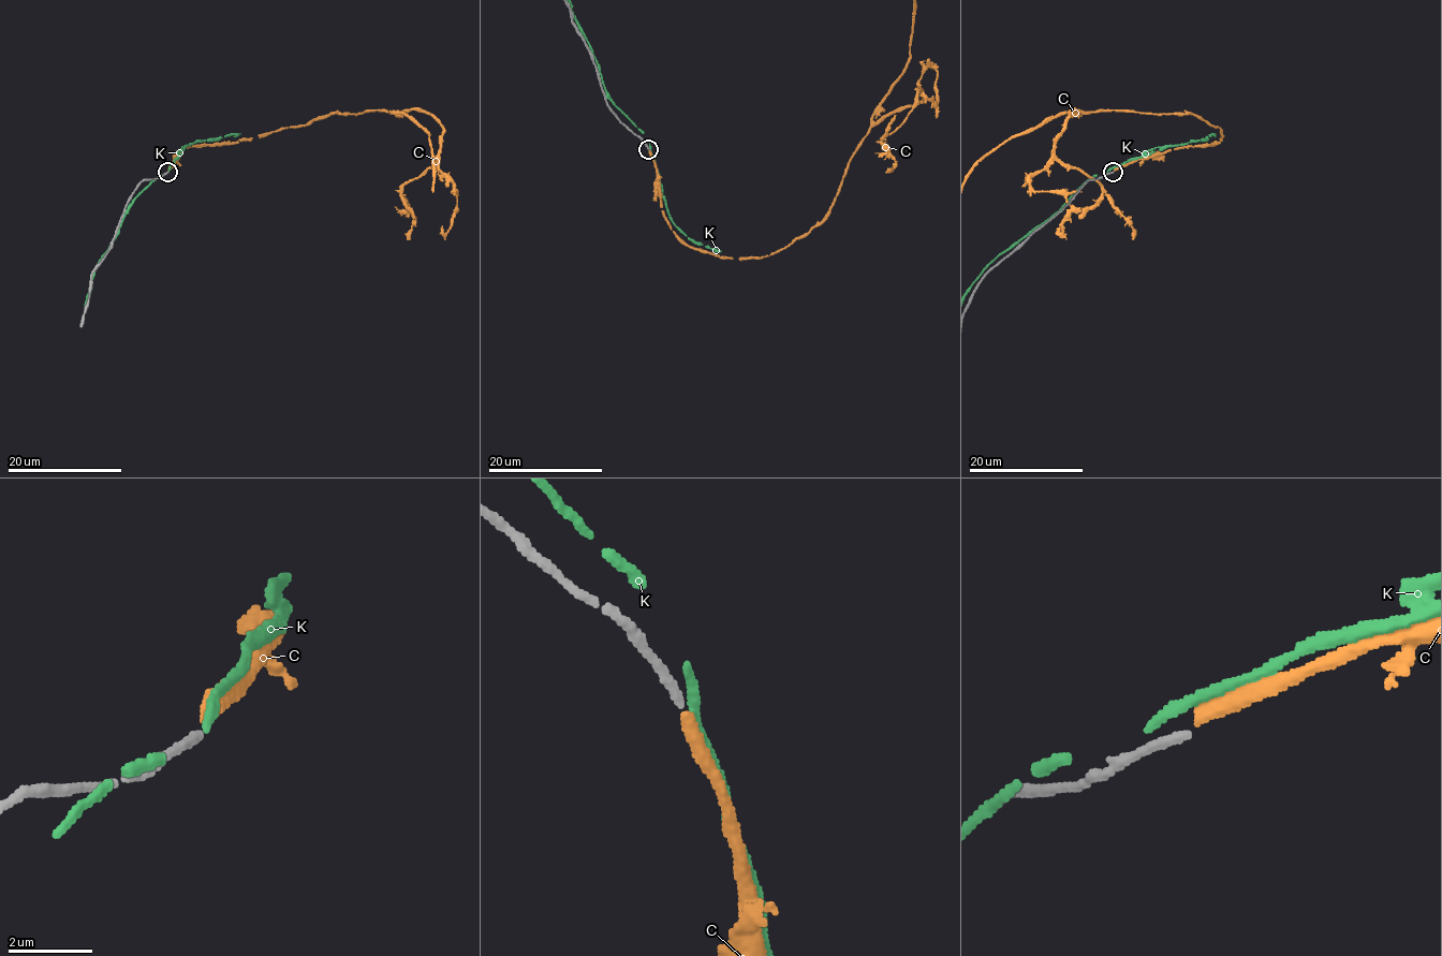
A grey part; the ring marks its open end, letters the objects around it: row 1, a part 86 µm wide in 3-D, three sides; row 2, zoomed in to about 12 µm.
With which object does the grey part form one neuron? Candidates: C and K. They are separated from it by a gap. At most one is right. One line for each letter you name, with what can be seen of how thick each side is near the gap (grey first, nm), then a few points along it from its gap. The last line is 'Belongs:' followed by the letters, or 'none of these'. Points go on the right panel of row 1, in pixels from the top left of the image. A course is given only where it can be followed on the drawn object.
Belongs: none of these

